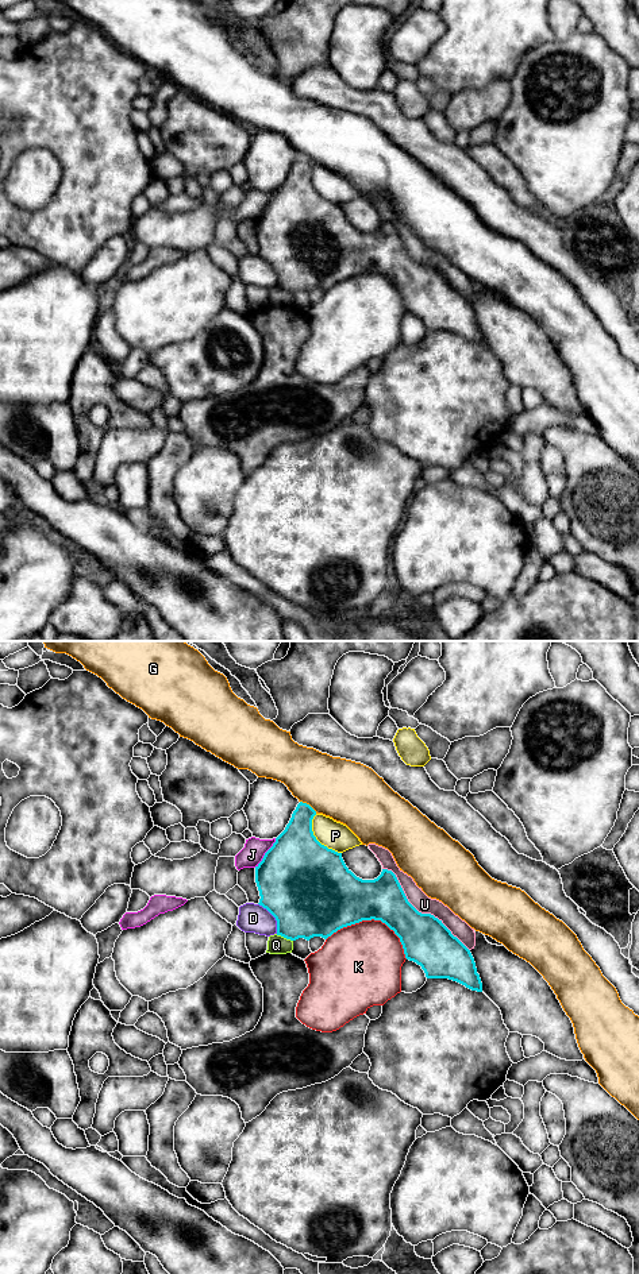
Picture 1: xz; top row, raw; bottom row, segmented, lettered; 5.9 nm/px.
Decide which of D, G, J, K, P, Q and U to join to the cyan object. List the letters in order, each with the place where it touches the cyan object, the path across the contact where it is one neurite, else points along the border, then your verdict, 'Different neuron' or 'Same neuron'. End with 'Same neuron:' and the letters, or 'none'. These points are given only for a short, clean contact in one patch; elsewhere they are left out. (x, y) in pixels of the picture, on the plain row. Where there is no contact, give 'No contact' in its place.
D: Touches cyan at xz (274, 269). Different neuron
G: Touches cyan at xz (308, 157). Different neuron
J: Touches cyan at xz (265, 205). Different neuron
K: Touches cyan at xz (373, 270). Different neuron
P: Touches cyan at xz (315, 190). Different neuron
Q: Touches cyan at xz (284, 289). Boundary: xz (276, 286), (292, 293). Different neuron
U: Touches cyan at xz (420, 265). Different neuron
Same neuron: none

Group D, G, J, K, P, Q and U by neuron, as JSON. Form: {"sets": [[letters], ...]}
{"sets": [["D"], ["G"], ["J"], ["K"], ["P"], ["Q"], ["U"]]}

